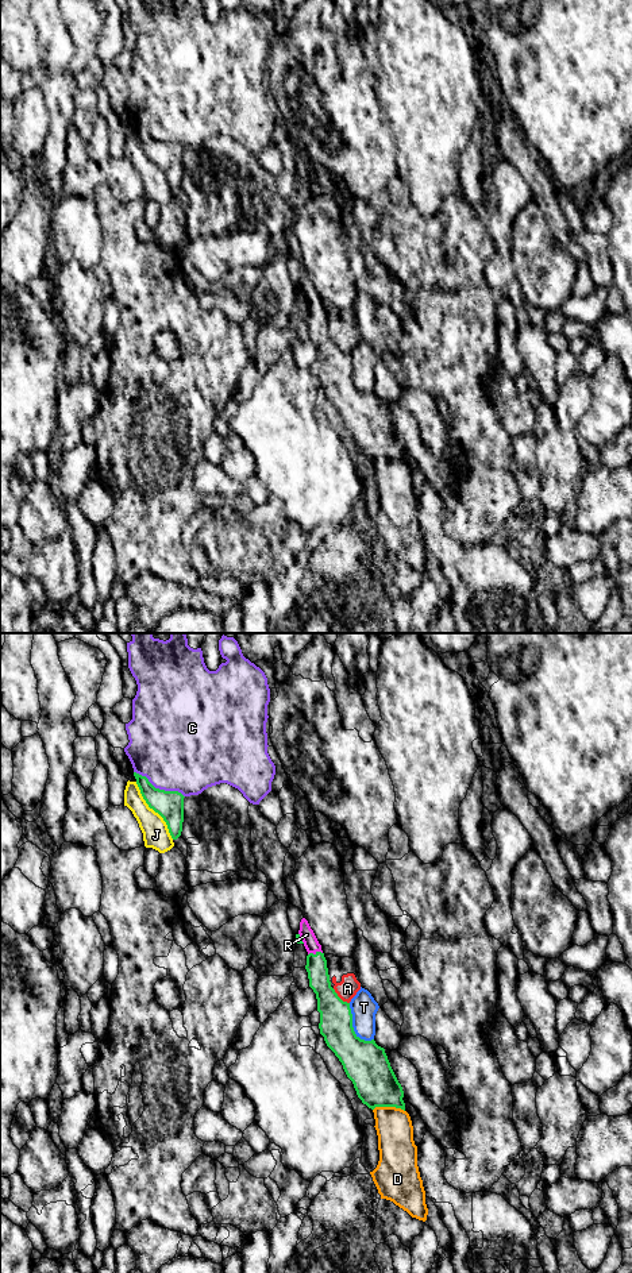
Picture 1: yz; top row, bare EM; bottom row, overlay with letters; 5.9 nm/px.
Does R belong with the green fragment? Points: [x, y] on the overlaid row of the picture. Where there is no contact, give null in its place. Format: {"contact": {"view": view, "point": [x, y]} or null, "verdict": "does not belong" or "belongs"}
{"contact": {"view": "yz", "point": [316, 952]}, "verdict": "does not belong"}

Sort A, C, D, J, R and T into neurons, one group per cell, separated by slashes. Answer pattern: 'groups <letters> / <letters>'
groups A R / C / D / J / T

